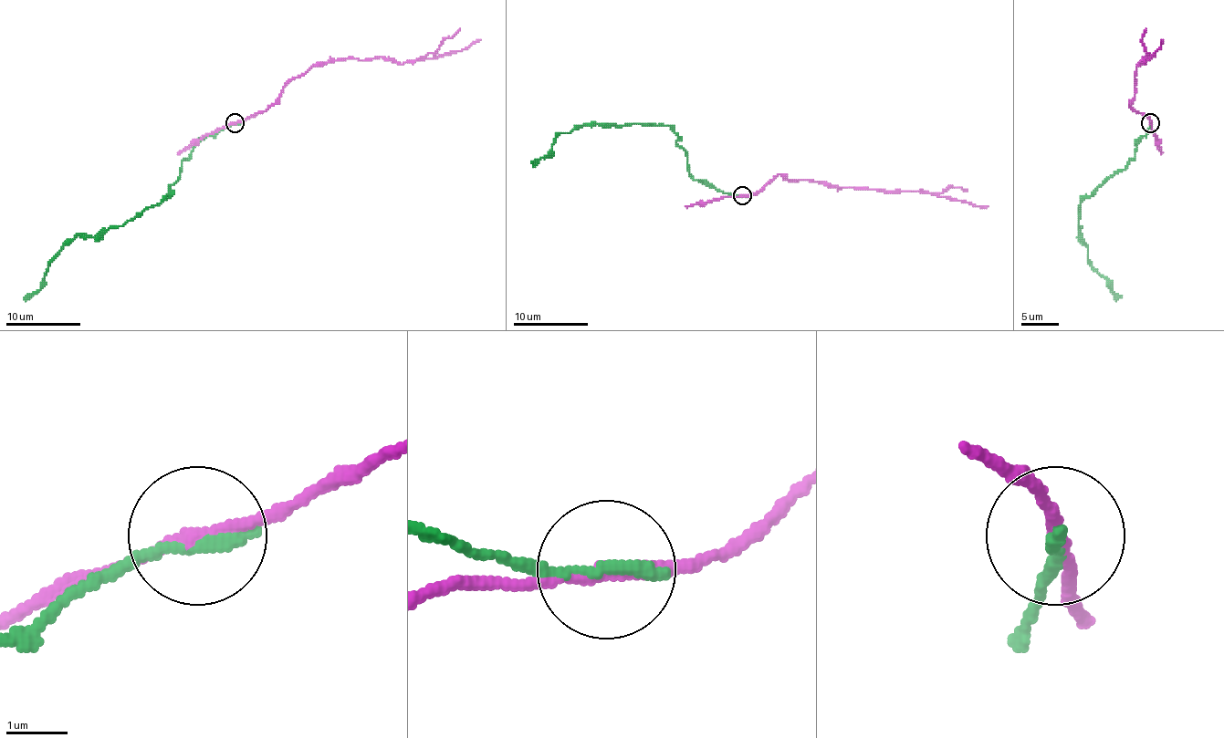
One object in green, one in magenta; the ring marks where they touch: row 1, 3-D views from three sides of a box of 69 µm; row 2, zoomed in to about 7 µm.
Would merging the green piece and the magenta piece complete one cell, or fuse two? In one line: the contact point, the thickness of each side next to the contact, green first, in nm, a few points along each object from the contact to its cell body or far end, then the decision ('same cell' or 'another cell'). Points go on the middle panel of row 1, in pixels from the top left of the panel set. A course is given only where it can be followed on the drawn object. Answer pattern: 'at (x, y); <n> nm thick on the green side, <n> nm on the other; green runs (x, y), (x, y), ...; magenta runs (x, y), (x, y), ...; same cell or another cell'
at (742, 195); 280 nm thick on the green side, 190 nm on the other; green runs (741, 194), (728, 194), (693, 178), (687, 153), (668, 125), (583, 123), (561, 132), (549, 151), (531, 162); magenta runs (741, 194), (760, 191), (781, 174), (789, 180), (911, 191), (988, 206); another cell

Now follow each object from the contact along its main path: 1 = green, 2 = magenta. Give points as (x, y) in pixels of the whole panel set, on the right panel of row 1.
1: (1149, 124), (1124, 170), (1108, 177), (1080, 203), (1078, 237), (1087, 246), (1087, 260), (1117, 299)
2: (1149, 122), (1129, 104), (1135, 90), (1135, 74), (1145, 57), (1145, 64), (1161, 47), (1161, 39)

